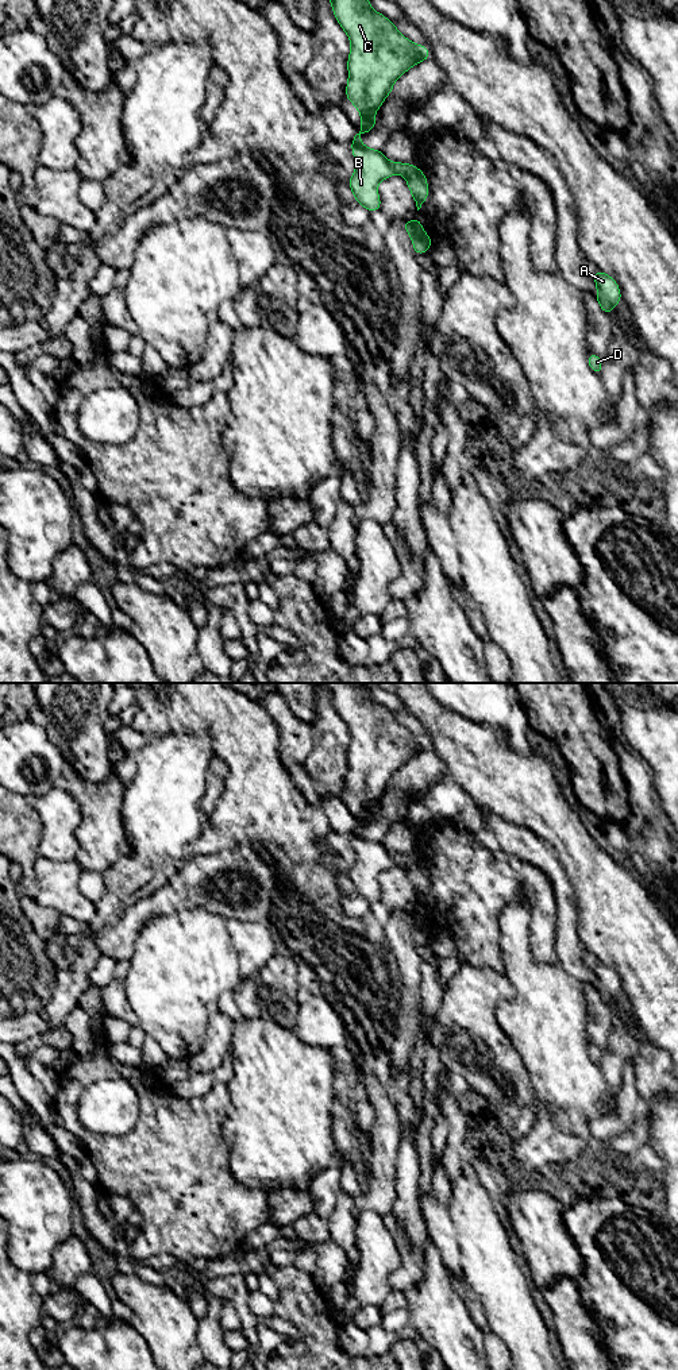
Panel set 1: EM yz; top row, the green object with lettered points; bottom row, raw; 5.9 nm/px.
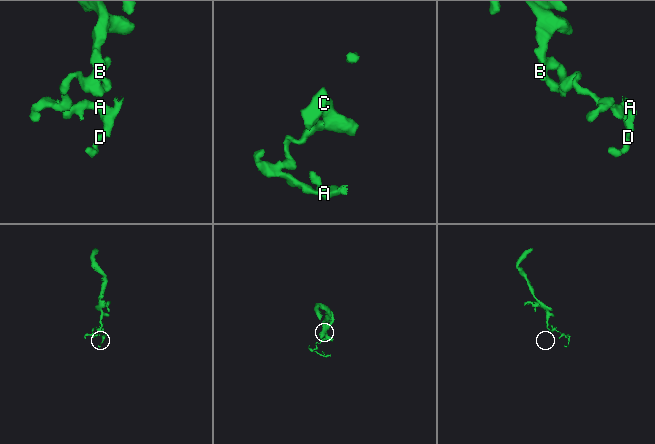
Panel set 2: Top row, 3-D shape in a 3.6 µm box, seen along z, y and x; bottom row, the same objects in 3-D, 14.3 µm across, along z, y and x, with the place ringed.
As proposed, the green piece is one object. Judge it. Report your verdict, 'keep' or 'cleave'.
cleave

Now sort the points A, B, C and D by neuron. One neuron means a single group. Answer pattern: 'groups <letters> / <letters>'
groups A D / B C

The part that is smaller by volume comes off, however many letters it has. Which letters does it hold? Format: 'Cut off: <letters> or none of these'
Cut off: A, D

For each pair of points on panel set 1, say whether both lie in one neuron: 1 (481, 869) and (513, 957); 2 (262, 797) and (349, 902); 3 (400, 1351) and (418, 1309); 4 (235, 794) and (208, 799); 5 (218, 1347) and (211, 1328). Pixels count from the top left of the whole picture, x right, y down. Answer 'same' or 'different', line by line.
1: different
2: different
3: different
4: different
5: same

